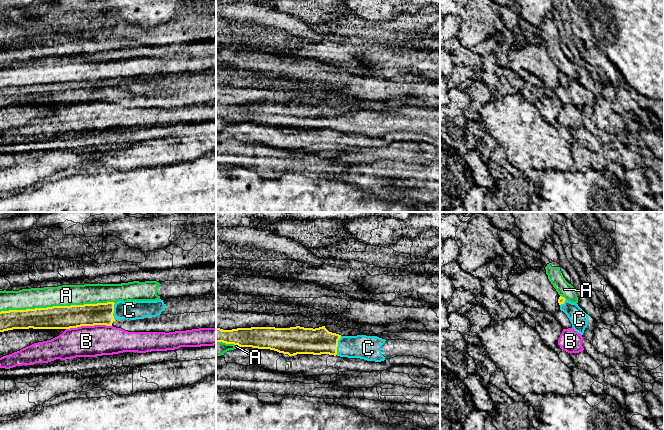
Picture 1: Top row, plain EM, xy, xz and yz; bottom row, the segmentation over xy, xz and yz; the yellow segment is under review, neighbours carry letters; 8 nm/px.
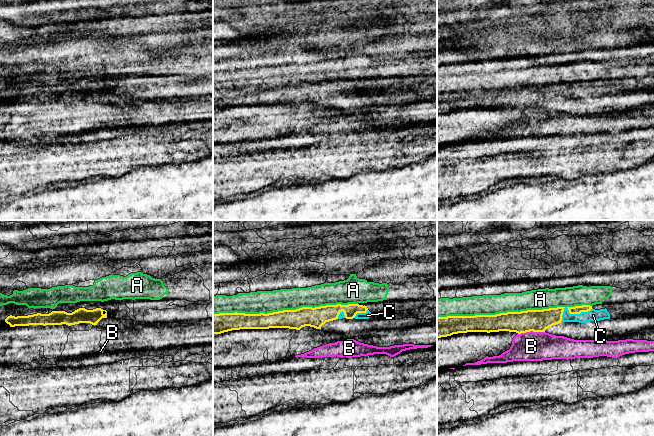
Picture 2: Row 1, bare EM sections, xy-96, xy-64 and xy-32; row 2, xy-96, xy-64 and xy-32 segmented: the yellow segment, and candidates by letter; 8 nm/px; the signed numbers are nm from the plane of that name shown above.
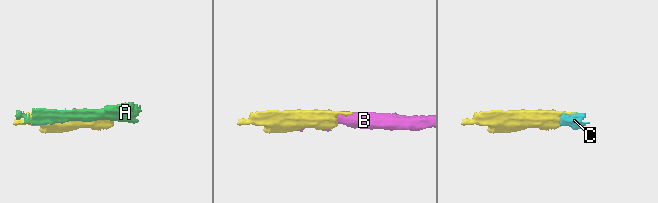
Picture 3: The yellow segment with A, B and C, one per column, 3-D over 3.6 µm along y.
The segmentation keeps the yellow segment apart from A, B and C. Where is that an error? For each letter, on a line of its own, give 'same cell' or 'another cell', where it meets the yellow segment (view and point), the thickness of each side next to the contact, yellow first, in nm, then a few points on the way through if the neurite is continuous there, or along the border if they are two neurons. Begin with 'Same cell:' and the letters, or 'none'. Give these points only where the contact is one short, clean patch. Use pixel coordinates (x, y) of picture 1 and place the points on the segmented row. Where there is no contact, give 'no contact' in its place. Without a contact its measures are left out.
Same cell: C
A: another cell; contact xy (57, 306); calibres 190 and 180 nm
B: another cell; contact xy (88, 325); calibres 190 and 260 nm
C: same cell; contact xz (337, 345); calibres 220 and 190 nm; way xz (317, 341), (337, 345), (368, 348)

